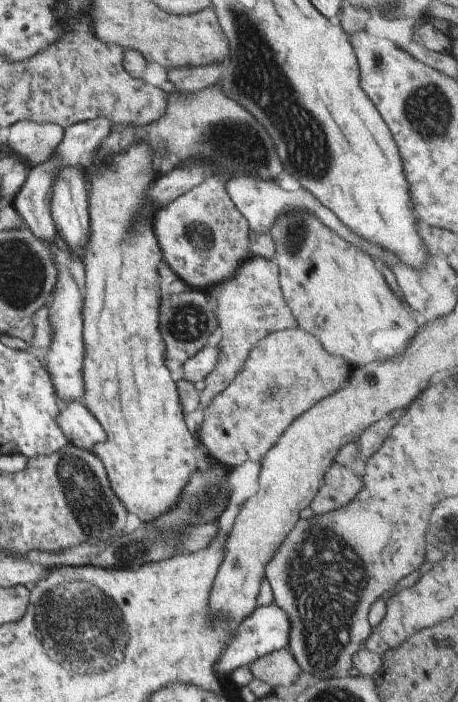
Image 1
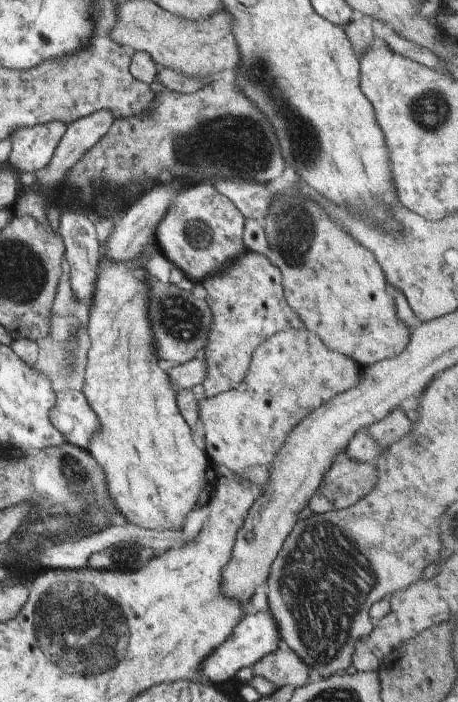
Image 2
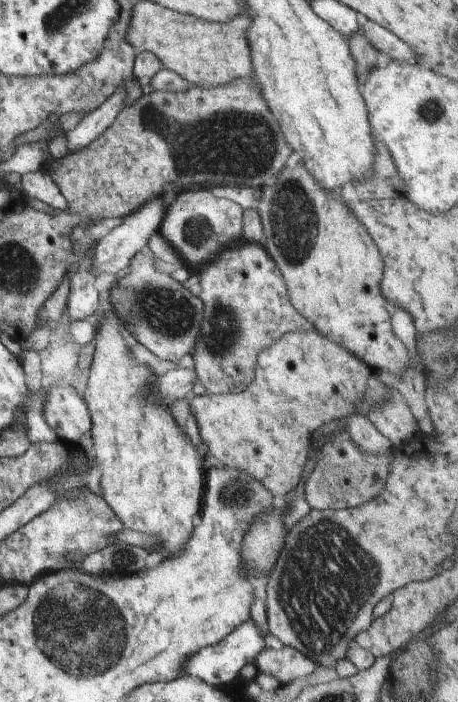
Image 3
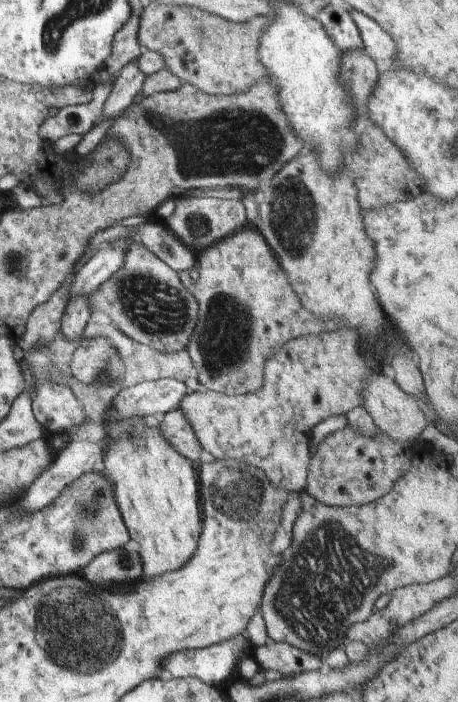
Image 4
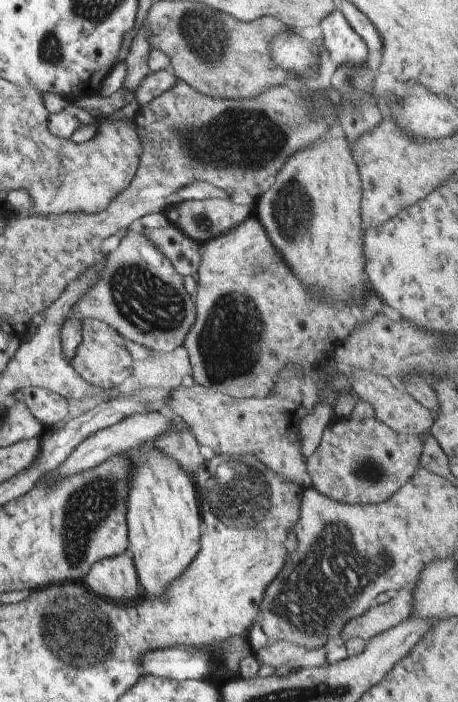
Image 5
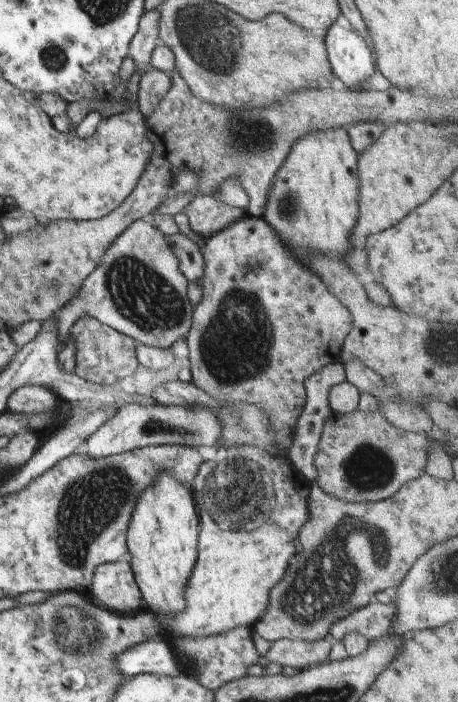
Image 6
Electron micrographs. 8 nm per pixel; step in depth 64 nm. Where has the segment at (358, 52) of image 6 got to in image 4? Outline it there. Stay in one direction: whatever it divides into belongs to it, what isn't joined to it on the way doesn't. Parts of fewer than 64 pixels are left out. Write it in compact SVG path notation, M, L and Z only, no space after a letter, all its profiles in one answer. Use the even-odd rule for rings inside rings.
M330 4L319 12L317 18L342 55L348 50L363 48L362 37L346 8L336 8Z

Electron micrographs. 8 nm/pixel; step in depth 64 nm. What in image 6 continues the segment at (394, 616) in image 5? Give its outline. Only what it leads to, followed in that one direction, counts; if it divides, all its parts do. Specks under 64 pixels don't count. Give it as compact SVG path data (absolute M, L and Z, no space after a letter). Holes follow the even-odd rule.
M372 600L367 606L354 609L349 612L349 615L332 623L328 636L341 641L344 635L355 632L370 642L376 641L389 631L395 615L395 606L395 602L393 604L382 604Z

